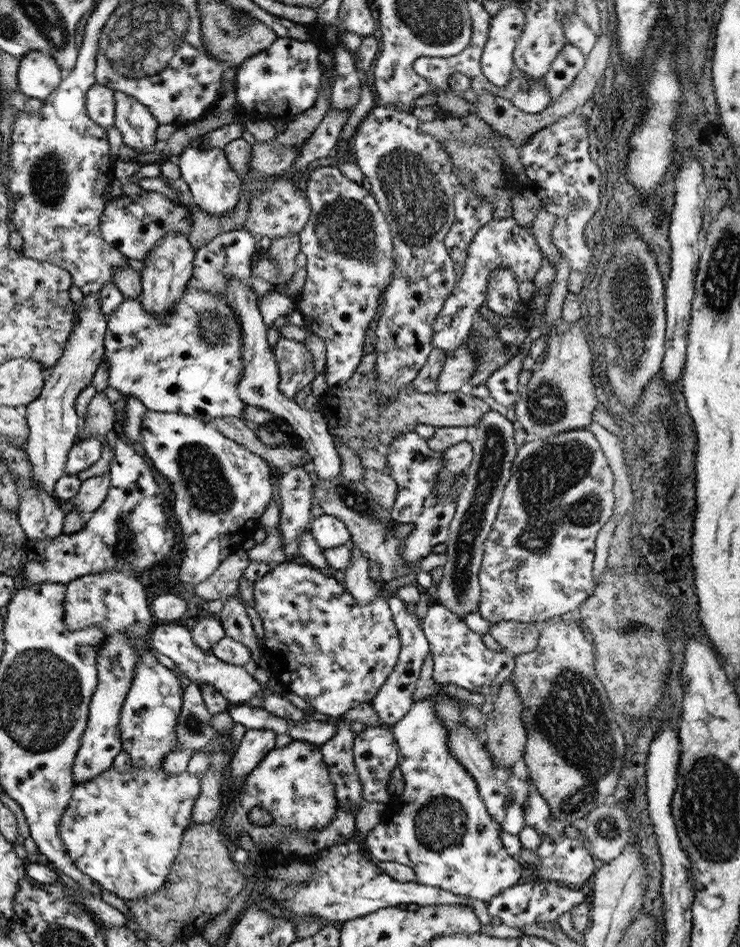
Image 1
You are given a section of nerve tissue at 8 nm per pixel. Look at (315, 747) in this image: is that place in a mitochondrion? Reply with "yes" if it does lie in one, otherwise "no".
no

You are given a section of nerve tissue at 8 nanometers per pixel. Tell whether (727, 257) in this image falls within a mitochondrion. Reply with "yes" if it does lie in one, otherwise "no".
yes

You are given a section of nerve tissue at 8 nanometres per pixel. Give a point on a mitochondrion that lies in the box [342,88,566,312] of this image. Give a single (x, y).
(411, 191)

